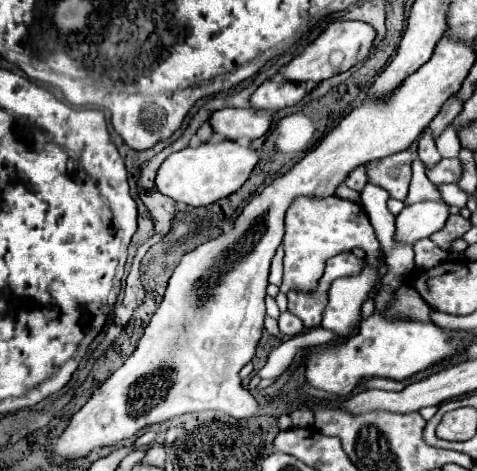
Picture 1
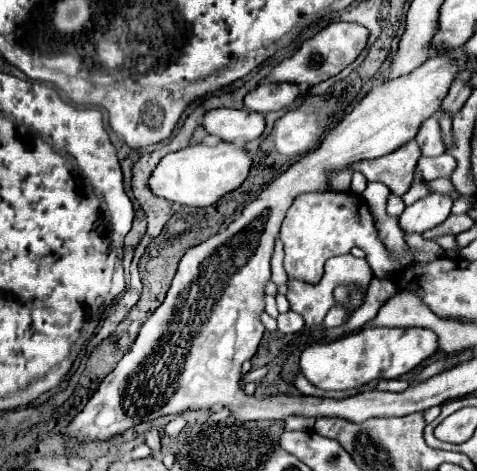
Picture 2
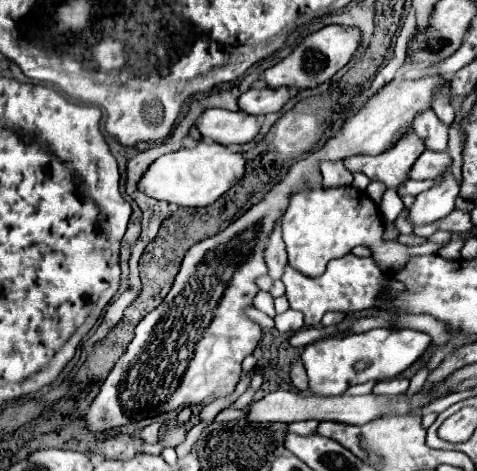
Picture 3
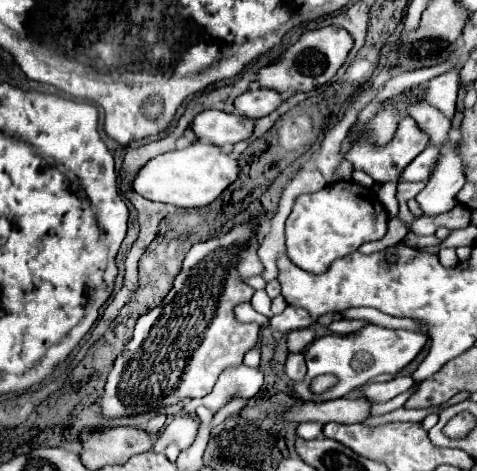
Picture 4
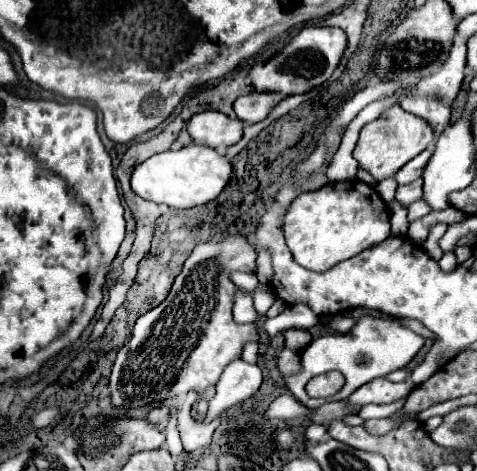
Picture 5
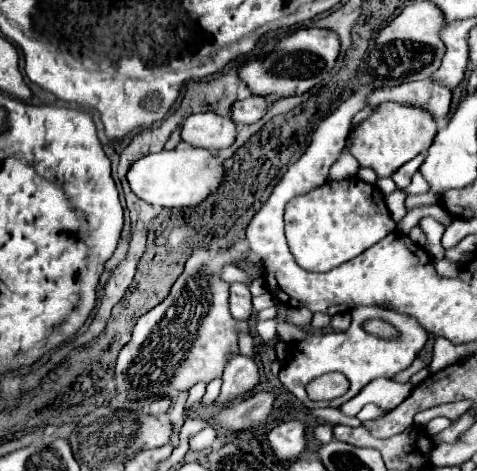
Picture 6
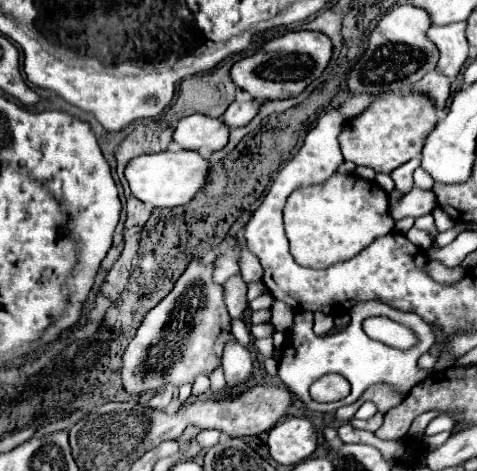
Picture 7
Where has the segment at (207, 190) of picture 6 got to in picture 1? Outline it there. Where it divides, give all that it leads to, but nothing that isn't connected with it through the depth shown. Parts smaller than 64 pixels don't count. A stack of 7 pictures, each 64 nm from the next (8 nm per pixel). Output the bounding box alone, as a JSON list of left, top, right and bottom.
[156,140,260,206]

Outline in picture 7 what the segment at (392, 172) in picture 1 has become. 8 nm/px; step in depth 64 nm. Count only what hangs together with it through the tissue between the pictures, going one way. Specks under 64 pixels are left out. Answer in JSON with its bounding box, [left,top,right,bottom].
[340,92,440,174]

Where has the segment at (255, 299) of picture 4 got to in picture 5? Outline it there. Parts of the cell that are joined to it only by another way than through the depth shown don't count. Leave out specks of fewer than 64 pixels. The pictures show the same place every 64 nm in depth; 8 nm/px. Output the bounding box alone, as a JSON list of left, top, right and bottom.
[254,290,274,316]

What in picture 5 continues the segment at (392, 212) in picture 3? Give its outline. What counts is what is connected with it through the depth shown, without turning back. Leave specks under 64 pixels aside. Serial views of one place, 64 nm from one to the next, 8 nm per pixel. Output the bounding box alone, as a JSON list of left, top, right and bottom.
[376,178,396,206]

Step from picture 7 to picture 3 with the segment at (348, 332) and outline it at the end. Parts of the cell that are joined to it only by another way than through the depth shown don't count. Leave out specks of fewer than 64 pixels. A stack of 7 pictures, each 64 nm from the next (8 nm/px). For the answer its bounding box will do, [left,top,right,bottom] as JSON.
[300,330,432,396]

